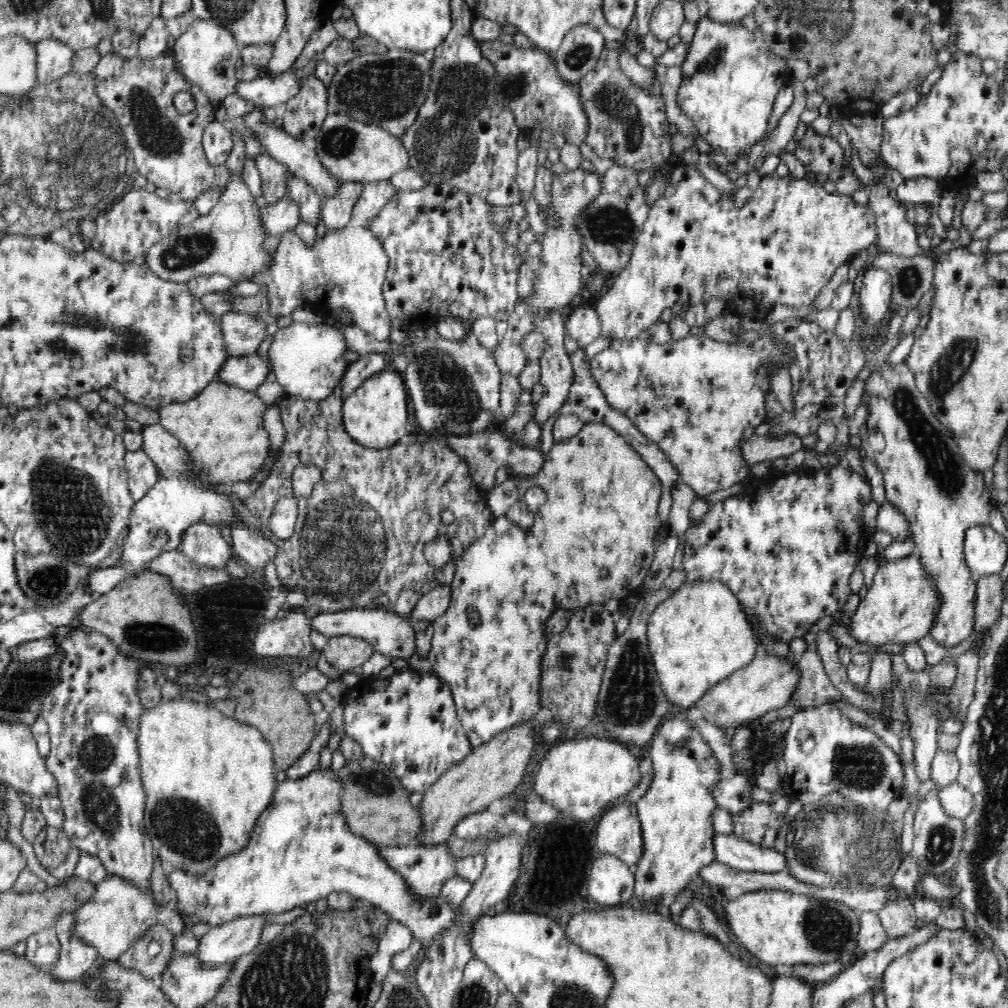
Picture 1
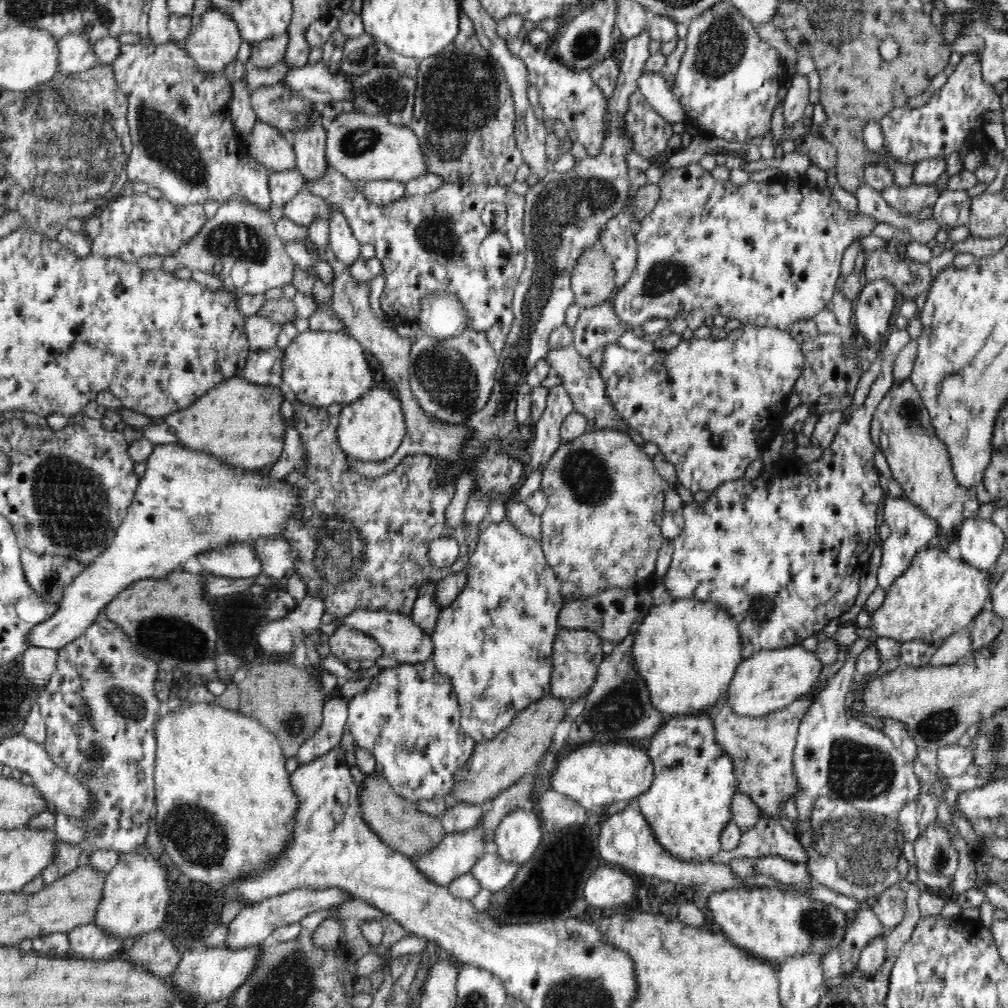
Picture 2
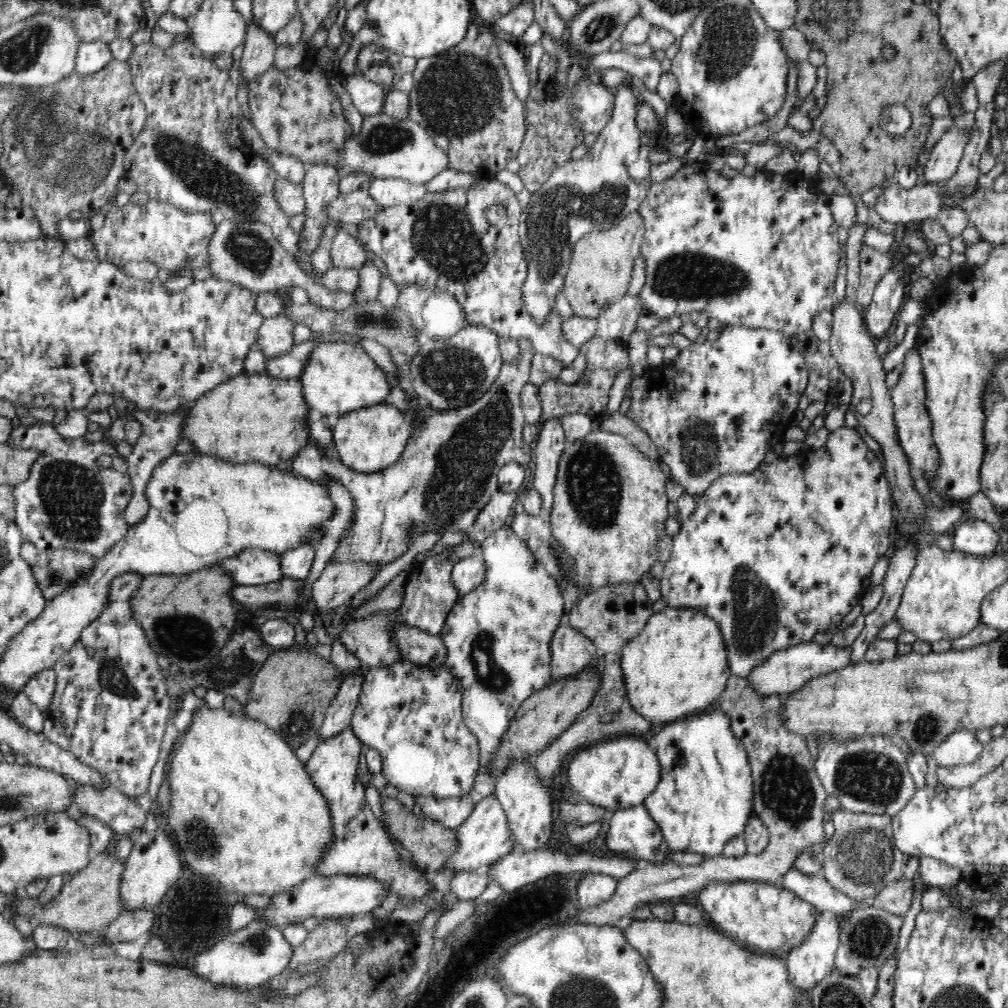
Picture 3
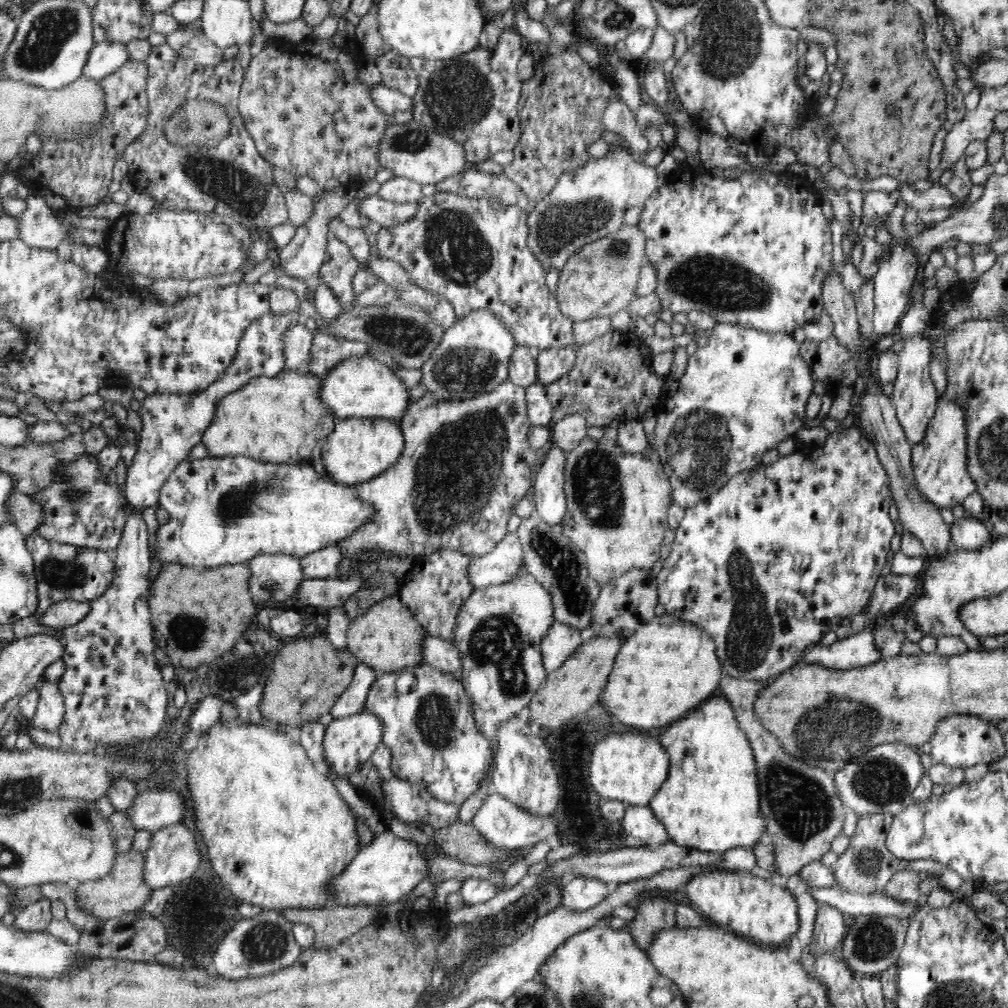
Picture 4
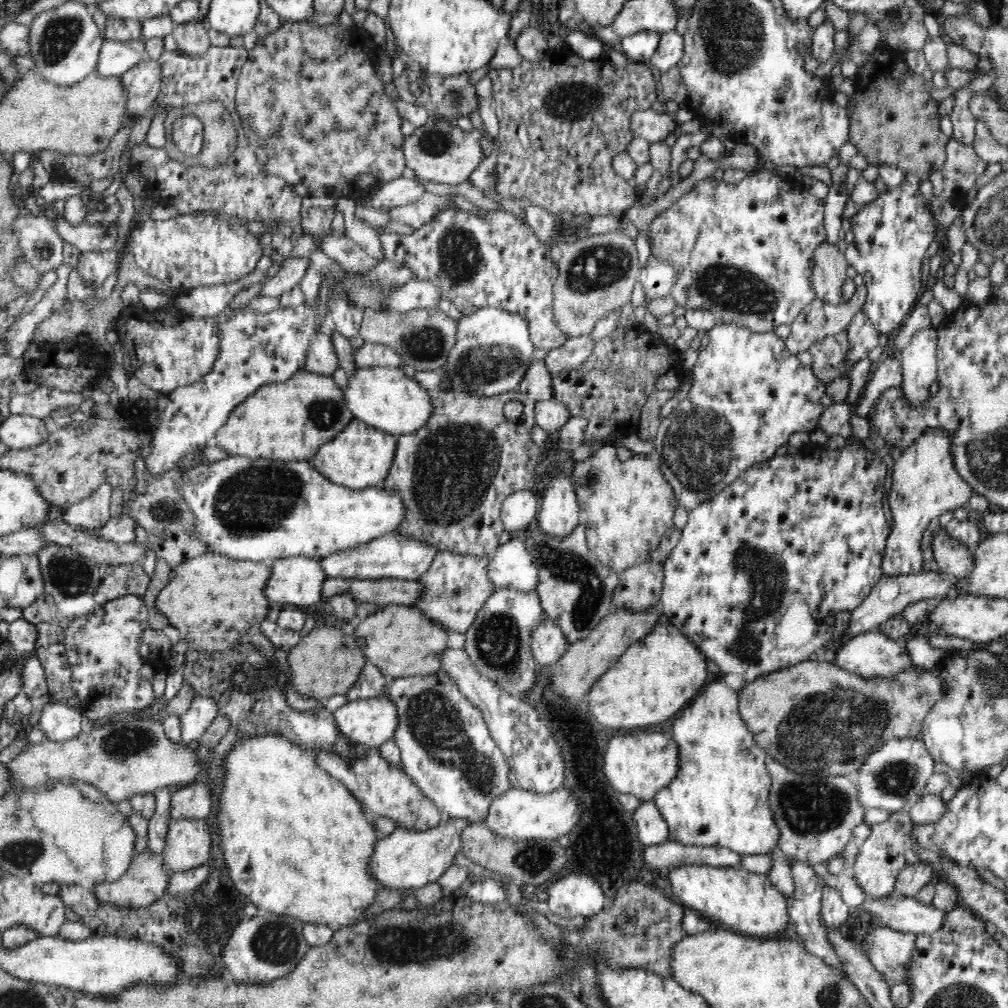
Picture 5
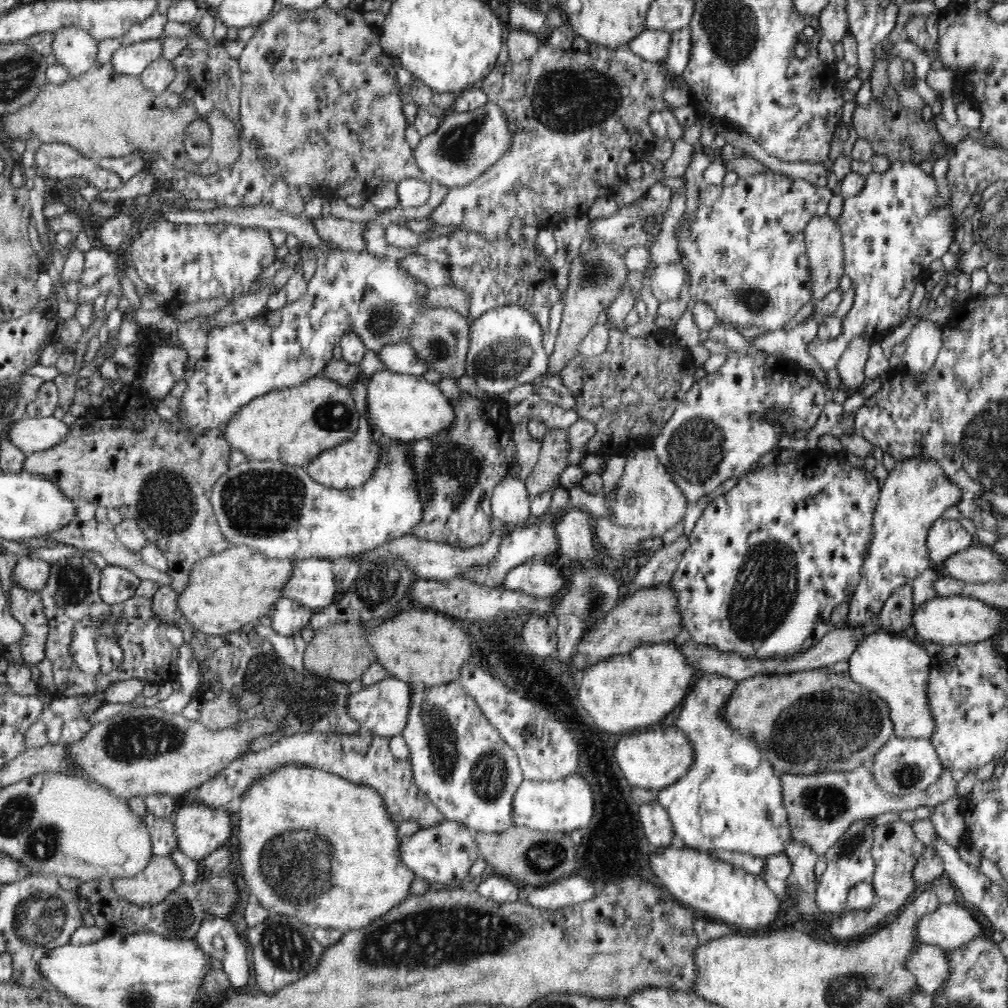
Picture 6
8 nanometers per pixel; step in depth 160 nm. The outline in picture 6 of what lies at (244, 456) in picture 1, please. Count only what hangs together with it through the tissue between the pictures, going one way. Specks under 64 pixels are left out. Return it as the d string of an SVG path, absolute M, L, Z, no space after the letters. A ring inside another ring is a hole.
M324 376L312 377L297 387L276 389L248 402L227 421L222 433L231 448L238 448L251 460L278 461L287 465L306 467L324 449L347 441L357 431L361 416L356 409L351 389Z

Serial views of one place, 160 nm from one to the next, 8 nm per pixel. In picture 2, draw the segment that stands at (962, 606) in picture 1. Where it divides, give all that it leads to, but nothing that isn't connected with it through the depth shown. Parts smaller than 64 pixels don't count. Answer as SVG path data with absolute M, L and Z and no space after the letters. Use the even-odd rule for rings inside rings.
M908 378L888 388L888 408L880 404L871 420L871 437L877 449L886 456L892 476L900 482L910 502L936 520L939 534L946 536L951 528L959 528L963 520L976 517L980 503L975 488L960 487L952 471L946 445L936 437L930 415L923 406L916 385Z

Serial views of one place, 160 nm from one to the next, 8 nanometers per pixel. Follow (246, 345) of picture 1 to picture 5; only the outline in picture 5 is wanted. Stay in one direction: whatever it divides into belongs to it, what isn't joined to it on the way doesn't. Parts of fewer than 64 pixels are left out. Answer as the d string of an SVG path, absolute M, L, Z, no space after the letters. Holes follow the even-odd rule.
M326 334L316 336L307 352L305 369L319 375L332 376L339 370L339 358L335 350L333 341Z

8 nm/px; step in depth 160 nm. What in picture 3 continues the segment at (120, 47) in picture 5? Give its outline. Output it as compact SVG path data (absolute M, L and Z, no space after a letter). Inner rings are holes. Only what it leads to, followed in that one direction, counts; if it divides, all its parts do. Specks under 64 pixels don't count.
M82 41L78 45L75 73L89 75L104 70L113 58L109 43Z

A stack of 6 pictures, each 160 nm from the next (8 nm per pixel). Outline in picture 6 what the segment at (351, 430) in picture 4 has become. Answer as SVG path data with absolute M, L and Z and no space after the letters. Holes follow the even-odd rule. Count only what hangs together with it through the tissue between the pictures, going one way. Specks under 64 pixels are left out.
M361 420L357 431L347 441L335 447L324 449L316 458L313 458L306 466L308 475L315 483L326 485L335 489L356 488L367 482L376 469L379 460L380 444L376 443L372 436L370 425Z

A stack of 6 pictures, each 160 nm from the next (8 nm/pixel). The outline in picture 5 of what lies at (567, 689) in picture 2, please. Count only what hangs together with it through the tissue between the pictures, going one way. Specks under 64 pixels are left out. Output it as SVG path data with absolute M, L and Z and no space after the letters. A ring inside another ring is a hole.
M547 619L544 620L544 624L540 624L531 632L530 646L532 656L539 666L552 667L557 660L560 660L568 644L562 629L552 620Z

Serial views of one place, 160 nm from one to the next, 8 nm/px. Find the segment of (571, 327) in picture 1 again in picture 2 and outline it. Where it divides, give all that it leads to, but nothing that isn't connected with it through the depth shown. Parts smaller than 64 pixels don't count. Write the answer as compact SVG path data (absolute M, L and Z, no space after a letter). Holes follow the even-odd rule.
M614 300L581 310L574 326L574 344L578 355L588 358L596 349L619 342L628 331L626 322L616 314Z

